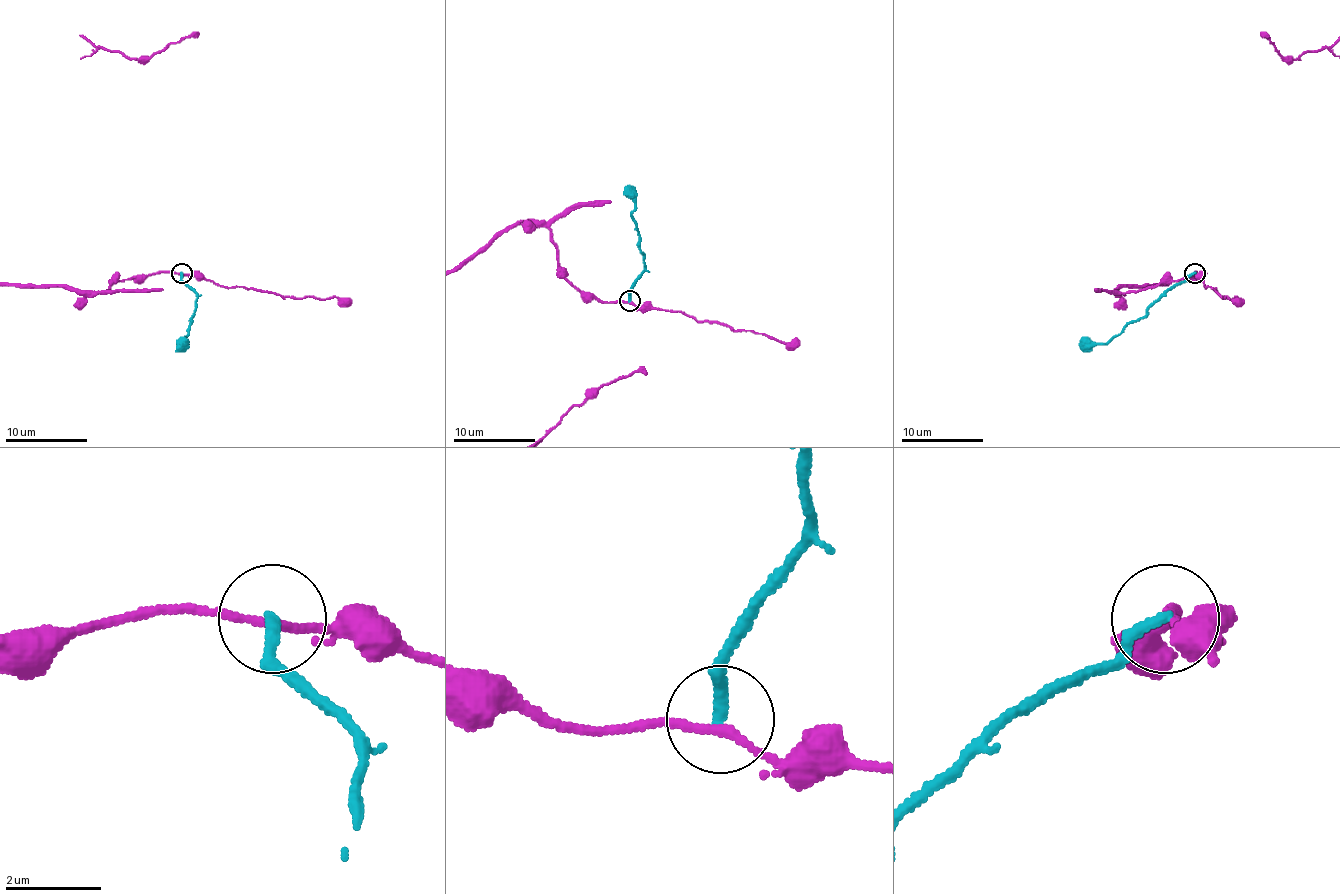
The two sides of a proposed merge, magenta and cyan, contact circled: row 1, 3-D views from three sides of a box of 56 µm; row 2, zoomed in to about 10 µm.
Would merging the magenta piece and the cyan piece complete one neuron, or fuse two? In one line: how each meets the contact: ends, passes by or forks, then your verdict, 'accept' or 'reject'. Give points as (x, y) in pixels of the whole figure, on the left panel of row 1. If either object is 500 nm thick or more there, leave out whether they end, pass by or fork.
magenta passes by; cyan ends; reject

